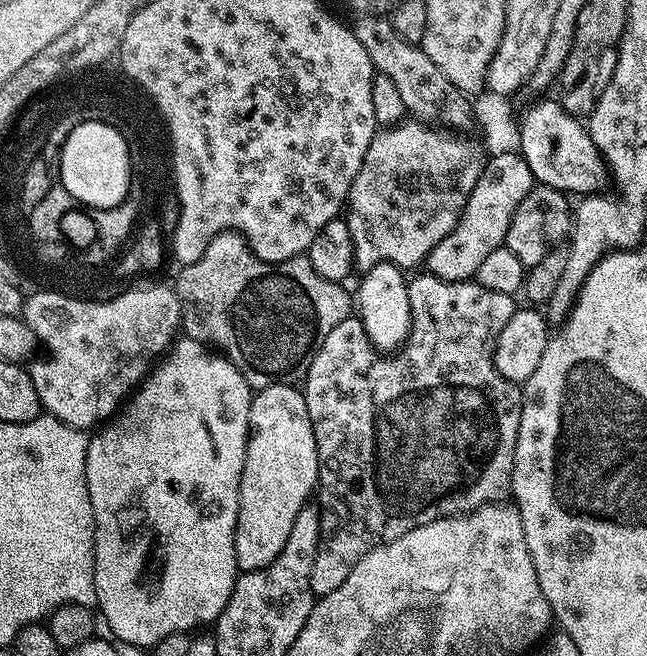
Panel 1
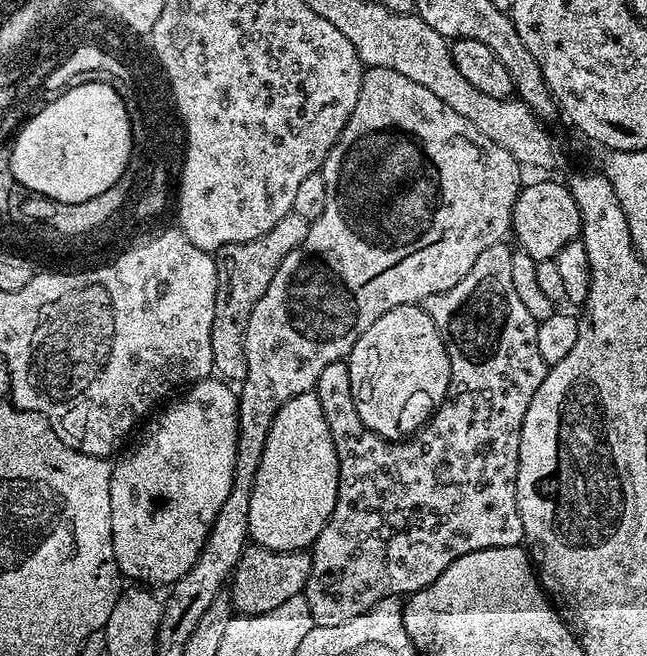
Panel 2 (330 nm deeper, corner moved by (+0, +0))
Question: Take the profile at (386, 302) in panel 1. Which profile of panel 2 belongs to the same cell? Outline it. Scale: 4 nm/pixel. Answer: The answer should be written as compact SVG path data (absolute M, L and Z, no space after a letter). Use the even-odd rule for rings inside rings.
M420 304L398 306L382 314L382 318L378 318L378 322L374 322L374 326L370 326L370 330L366 330L366 334L362 334L358 342L354 342L346 363L350 374L354 410L358 410L361 422L384 440L399 442L409 439L431 420L436 409L448 397L452 373L450 358L446 354L446 346L442 342L440 332Z

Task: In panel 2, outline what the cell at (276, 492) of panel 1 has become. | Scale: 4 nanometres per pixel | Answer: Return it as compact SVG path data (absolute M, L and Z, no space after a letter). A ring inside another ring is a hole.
M315 391L290 398L274 414L266 450L250 494L248 534L253 544L275 552L302 552L316 543L338 498L338 454Z

